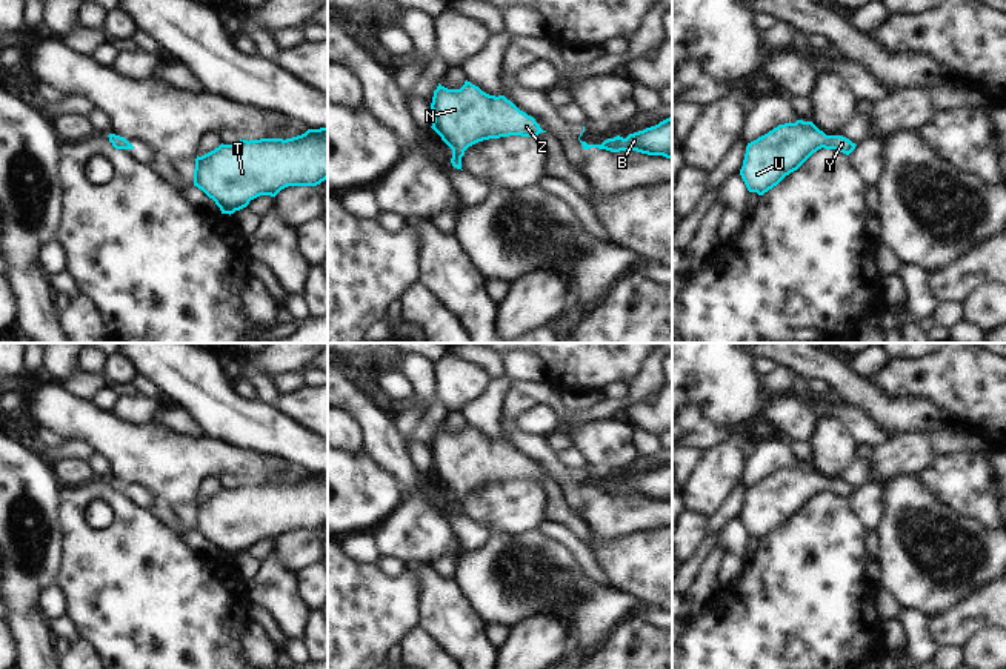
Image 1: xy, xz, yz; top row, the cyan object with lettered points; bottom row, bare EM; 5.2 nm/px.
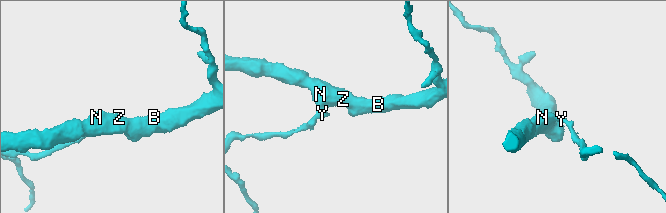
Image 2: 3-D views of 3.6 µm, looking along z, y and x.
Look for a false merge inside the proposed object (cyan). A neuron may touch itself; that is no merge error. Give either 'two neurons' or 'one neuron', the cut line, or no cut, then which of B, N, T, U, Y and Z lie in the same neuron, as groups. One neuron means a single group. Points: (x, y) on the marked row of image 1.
one neuron; no cut; B N T U Y Z

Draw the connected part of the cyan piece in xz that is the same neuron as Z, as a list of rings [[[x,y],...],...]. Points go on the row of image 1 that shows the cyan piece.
[[[468,80],[460,89],[438,83],[431,109],[431,128],[452,149],[451,163],[457,169],[461,169],[465,151],[478,141],[509,135],[535,138],[546,132],[505,95],[489,95]]]

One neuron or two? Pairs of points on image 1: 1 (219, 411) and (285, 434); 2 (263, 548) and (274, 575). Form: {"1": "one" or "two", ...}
{"1": "one", "2": "two"}

